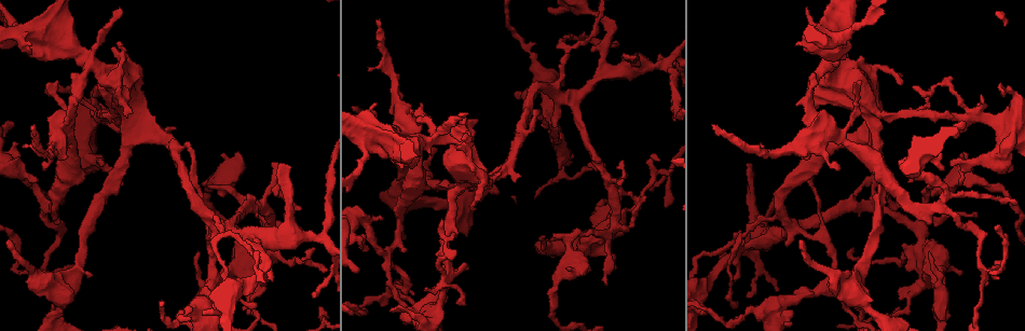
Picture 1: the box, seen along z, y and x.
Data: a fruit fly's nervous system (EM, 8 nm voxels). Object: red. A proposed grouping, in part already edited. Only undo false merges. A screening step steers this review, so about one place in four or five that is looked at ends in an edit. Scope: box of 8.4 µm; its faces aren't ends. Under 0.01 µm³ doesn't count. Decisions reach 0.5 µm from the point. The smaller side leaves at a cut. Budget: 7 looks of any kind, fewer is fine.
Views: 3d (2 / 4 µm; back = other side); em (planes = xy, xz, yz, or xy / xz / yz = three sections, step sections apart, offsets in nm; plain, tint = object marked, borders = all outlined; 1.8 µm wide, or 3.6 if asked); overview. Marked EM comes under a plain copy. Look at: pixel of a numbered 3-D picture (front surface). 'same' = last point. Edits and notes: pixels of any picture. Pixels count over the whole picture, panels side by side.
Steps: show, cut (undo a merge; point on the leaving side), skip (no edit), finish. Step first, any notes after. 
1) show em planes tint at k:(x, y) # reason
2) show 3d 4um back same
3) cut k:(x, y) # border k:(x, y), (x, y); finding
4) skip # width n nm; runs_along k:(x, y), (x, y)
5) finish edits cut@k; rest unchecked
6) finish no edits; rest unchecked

show 3d 2um at 1:(668, 61) # branch point

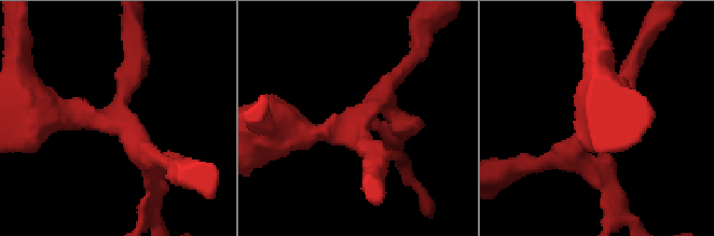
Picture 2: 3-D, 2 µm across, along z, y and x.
show em yz step 8 tint at 2:(357, 125) # arms 3; now the EM

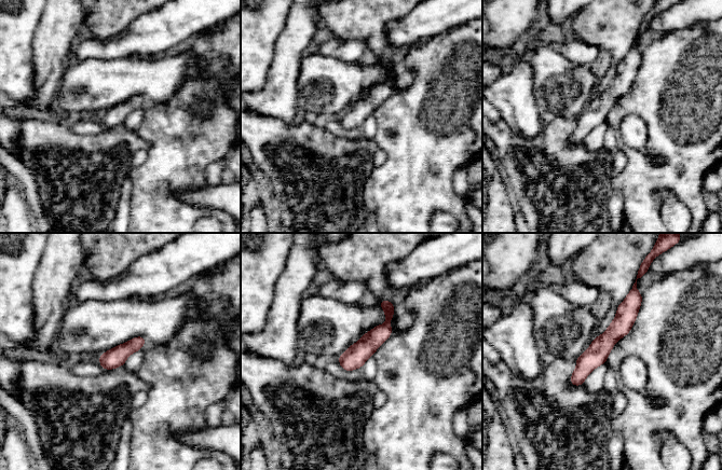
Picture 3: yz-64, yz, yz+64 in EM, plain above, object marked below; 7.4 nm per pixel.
show em xz step 4 tint same # another direction

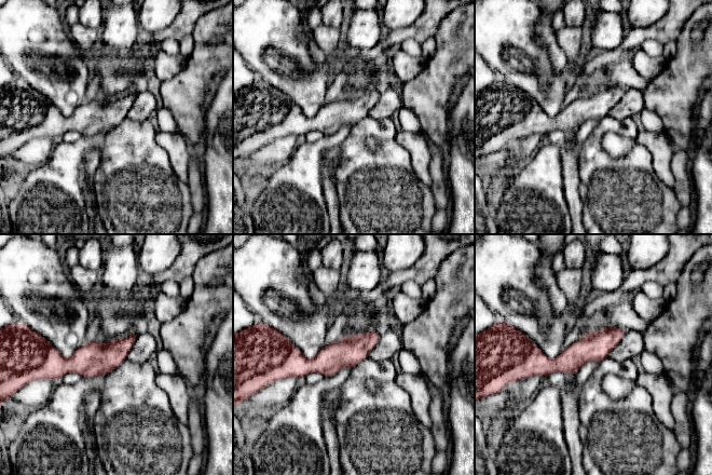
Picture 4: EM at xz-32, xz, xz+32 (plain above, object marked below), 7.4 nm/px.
skip # all the same neuron

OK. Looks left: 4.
show em 3.6um yz step 8 tint at 1:(211, 225) # four or more arms meet

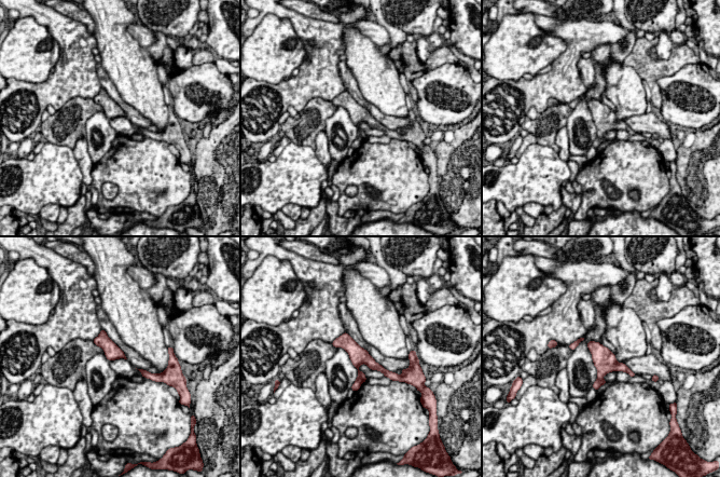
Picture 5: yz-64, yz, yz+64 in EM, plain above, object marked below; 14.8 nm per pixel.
show em 3.6um planes tint same

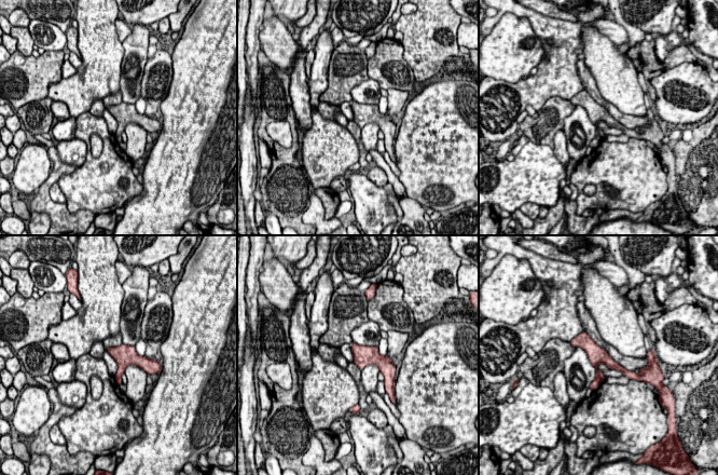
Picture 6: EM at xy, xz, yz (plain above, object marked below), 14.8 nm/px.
skip # runs_along 6:(583, 335), (595, 353), (597, 380), (593, 387); all the same neuron

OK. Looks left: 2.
show 3d 4um at 1:(873, 115) # looks like a crossing

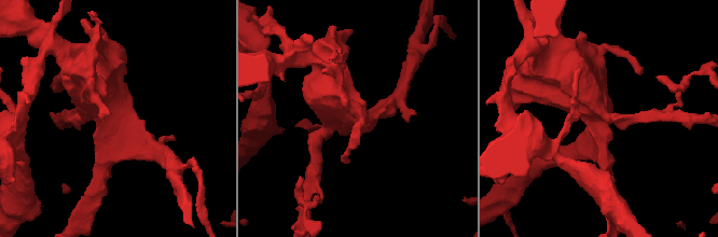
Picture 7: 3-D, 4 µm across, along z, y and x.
show em 3.6um planes tint at 7:(112, 122) # arms 4; shape alone is not enough

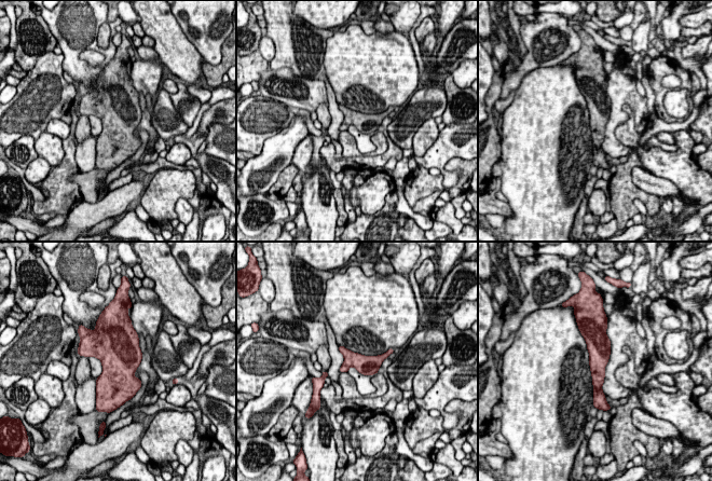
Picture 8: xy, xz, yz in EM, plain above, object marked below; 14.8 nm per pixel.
skip # width 280 nm; runs_along 8:(598, 331), (598, 392), (600, 394); all the same neuron

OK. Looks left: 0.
finish no edits; rest unchecked

